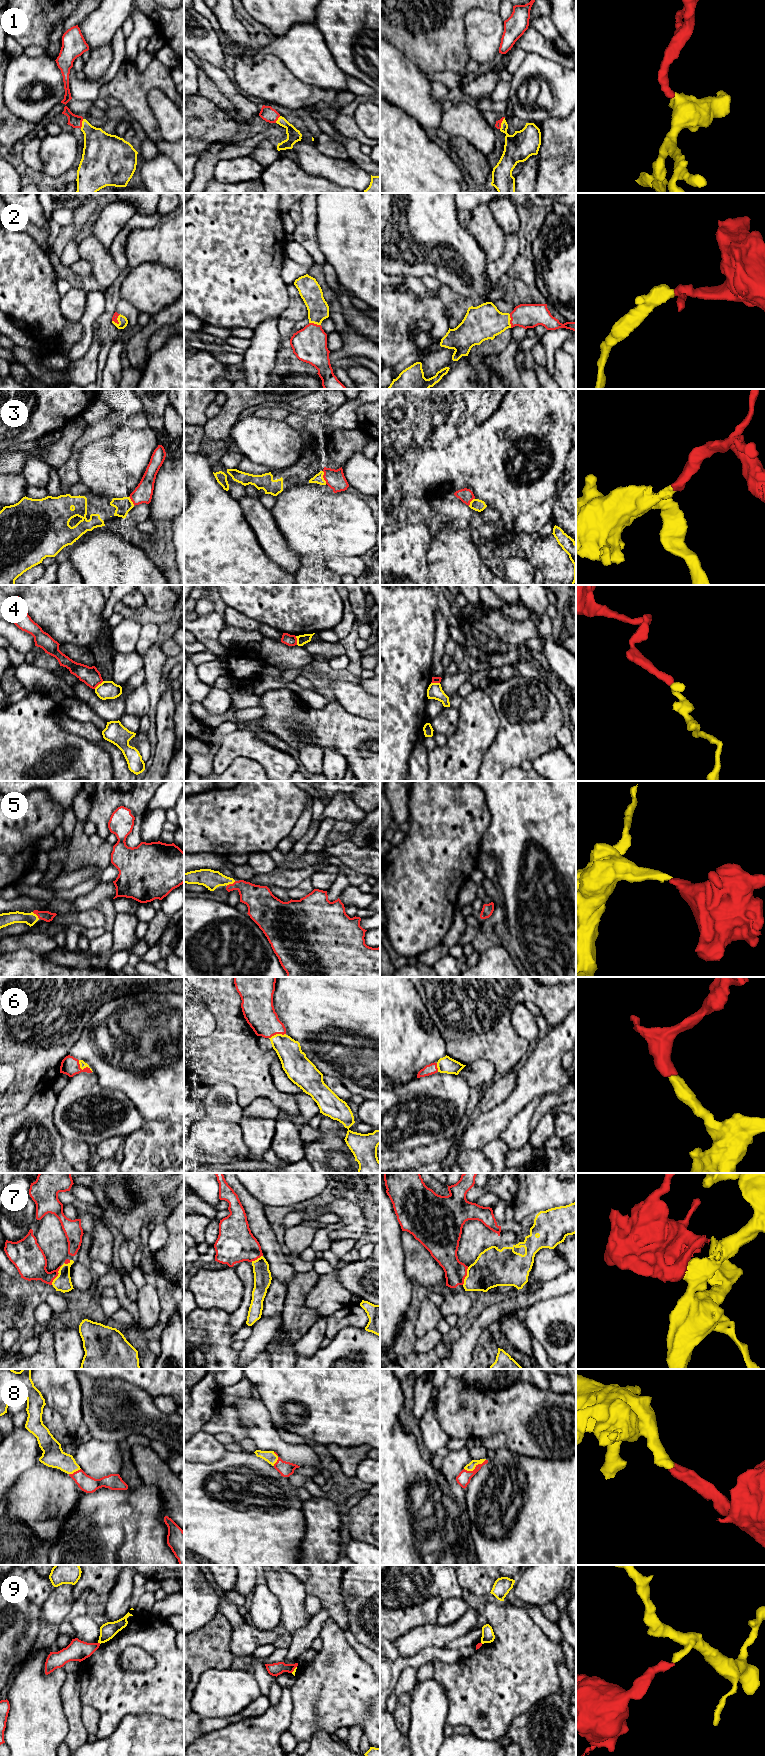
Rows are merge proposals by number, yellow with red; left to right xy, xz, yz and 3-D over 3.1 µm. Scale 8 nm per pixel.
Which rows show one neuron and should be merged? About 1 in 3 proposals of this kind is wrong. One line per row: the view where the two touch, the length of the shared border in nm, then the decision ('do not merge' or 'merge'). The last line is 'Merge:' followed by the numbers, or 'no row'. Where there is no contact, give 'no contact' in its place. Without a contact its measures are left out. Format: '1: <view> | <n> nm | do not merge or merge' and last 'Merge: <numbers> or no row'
1: xy | 80 nm | merge
2: yz | 110 nm | merge
3: xz | 110 nm | merge
4: xy | 100 nm | do not merge
5: xz | 90 nm | merge
6: xy | 150 nm | merge
7: xy | 180 nm | merge
8: yz | 190 nm | merge
9: xy | 30 nm | do not merge
Merge: 1, 2, 3, 5, 6, 7, 8

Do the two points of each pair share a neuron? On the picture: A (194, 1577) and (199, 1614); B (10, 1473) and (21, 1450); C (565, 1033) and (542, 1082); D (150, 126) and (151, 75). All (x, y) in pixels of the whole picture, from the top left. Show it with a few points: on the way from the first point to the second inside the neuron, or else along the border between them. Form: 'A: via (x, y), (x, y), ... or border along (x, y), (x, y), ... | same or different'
A: via (194, 1586), (194, 1605) | same
B: via (10, 1467), (10, 1461), (15, 1456) | same
C: via (554, 1045), (549, 1050), (542, 1070) | same
D: via (142, 113), (141, 88) | same

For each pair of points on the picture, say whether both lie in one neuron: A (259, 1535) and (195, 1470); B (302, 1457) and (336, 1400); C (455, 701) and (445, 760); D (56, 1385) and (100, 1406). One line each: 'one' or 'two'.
A: one
B: two
C: two
D: two

